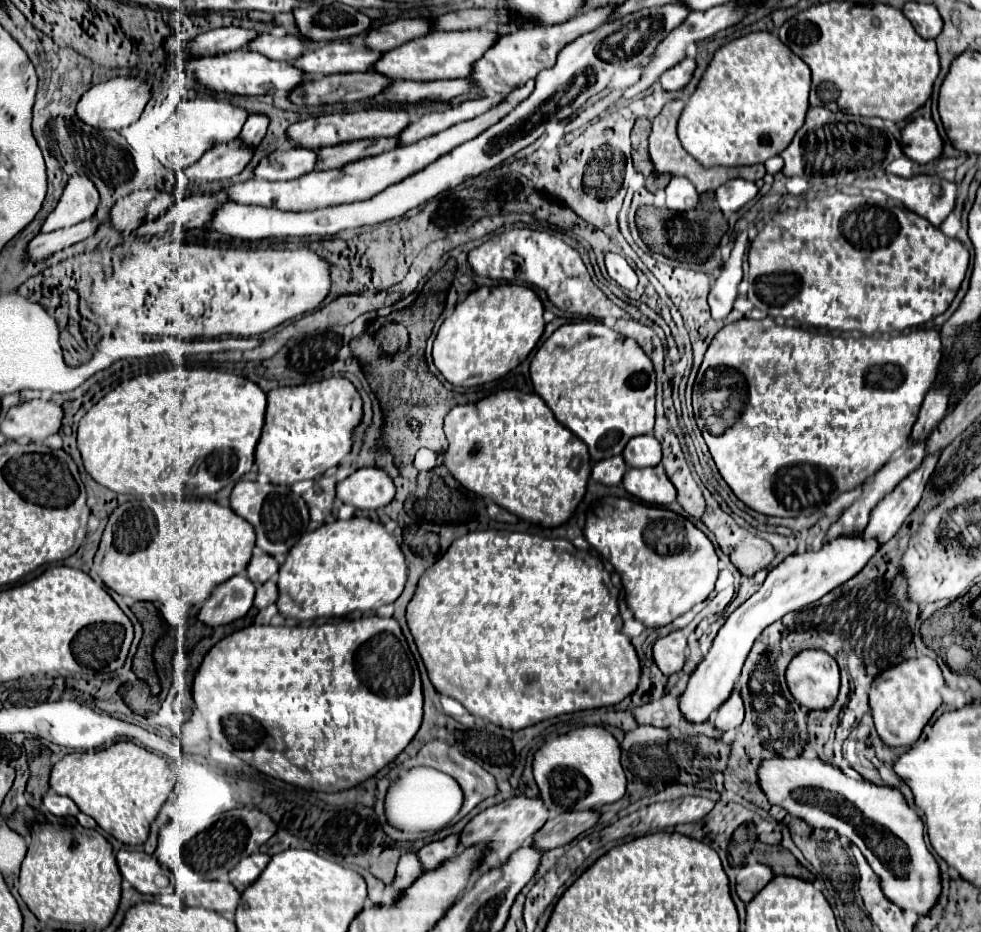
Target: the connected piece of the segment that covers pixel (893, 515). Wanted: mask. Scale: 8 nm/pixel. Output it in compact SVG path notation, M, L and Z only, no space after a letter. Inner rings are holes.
M939 454L927 456L917 470L913 470L907 478L903 478L893 492L889 492L871 512L871 520L863 532L865 540L875 540L879 546L883 546L887 540L891 540L905 518L917 508L921 494L925 490L925 482L929 480L931 472L935 470L935 464L939 460Z

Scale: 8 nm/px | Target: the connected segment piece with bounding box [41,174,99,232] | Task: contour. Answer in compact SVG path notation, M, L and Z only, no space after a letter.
M75 176L67 182L65 192L41 226L41 232L53 232L89 220L99 204L99 192L87 176Z

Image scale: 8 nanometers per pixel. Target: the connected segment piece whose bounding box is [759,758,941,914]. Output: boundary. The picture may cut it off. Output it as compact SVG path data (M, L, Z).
M773 758L761 764L759 768L759 780L761 788L767 794L767 800L773 806L785 808L789 814L805 820L813 828L825 828L835 830L839 836L847 836L865 856L873 872L881 878L881 888L891 902L895 902L899 908L913 908L917 914L927 914L941 892L941 878L939 878L939 866L933 858L933 854L925 846L925 826L921 818L911 810L903 798L903 794L895 788L877 786L863 778L851 778L843 774L839 768L825 764L821 760L805 760L805 758Z

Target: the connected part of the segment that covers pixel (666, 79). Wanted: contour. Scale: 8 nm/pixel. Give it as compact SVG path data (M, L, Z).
M685 58L683 62L675 64L671 70L667 70L667 72L659 78L663 90L681 90L683 86L687 86L687 82L691 80L695 68L697 68L695 58Z

